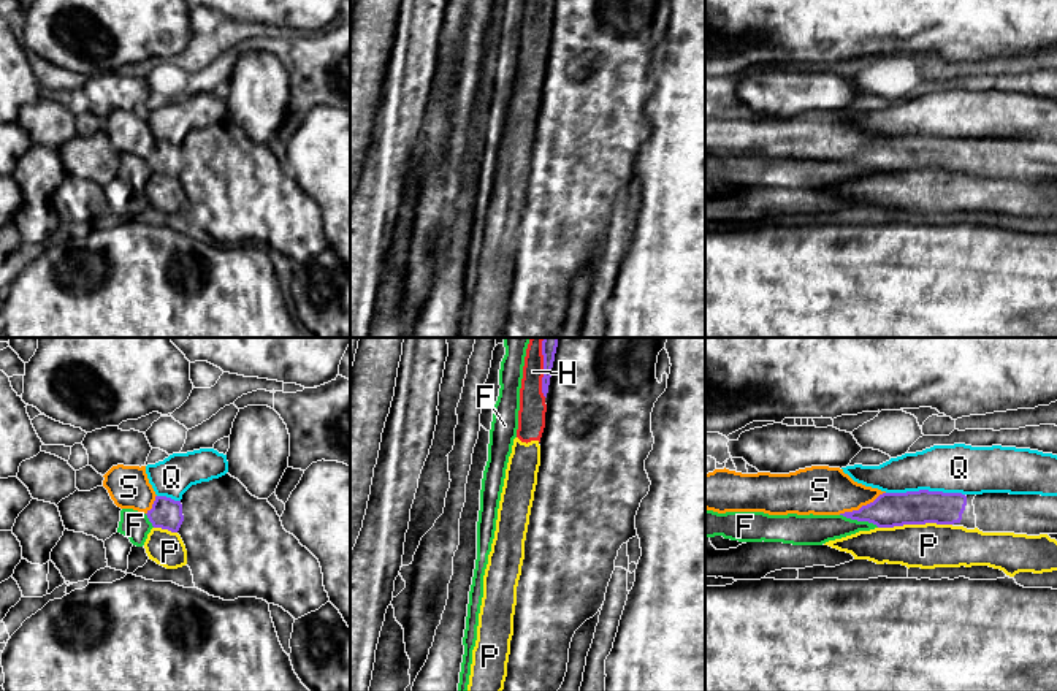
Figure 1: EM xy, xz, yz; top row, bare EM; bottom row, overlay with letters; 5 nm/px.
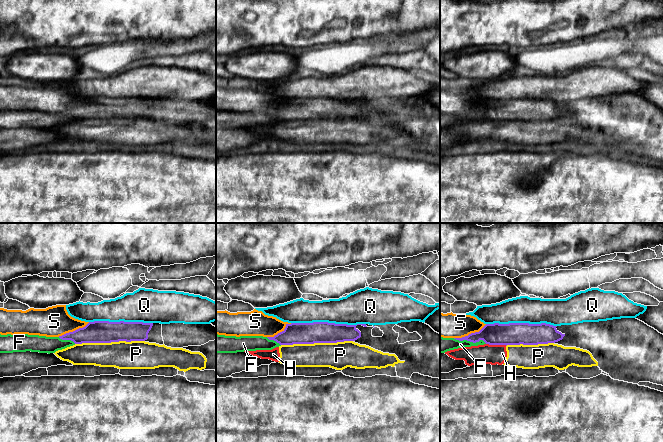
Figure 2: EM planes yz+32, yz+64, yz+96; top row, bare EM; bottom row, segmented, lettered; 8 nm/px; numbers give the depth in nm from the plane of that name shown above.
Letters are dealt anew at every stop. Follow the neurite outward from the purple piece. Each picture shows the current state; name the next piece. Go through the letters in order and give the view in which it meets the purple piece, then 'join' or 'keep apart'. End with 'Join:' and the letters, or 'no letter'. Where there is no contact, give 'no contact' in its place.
F: meets purple in yz; keep apart
H: meets purple in xz; keep apart
P: meets purple in yz; keep apart
Q: meets purple in yz; keep apart
S: meets purple in yz; keep apart
Join: no letter

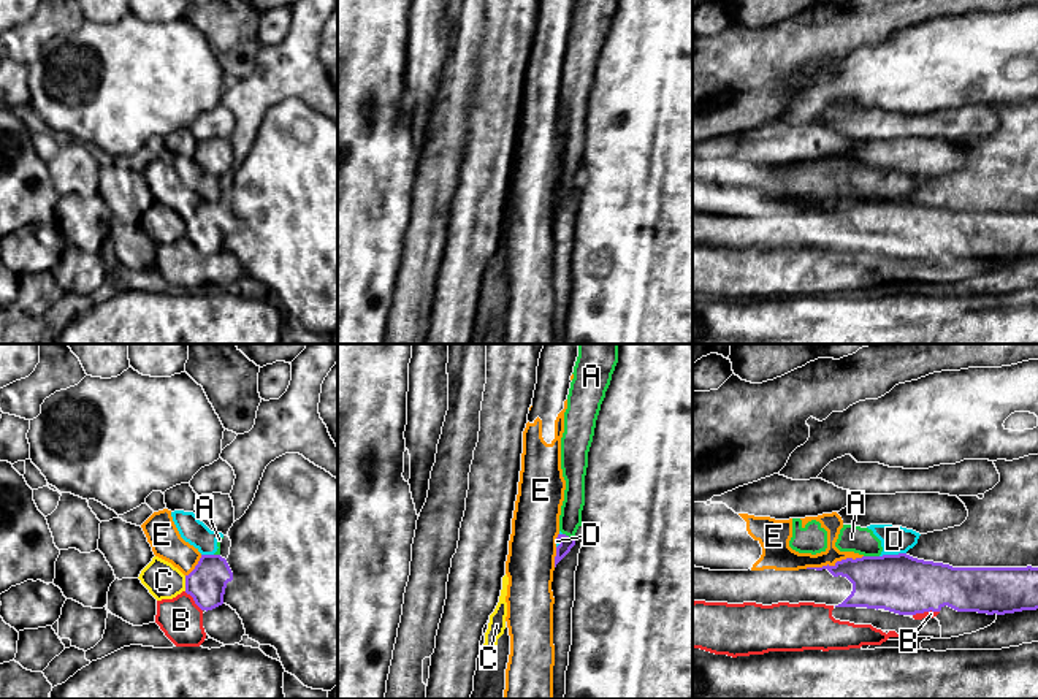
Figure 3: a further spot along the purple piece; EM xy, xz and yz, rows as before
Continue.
A: meets purple in yz; keep apart
B: meets purple in xy; keep apart
C: meets purple in xy; keep apart
D: meets purple in yz; keep apart
E: meets purple in yz; keep apart
Join: no letter

